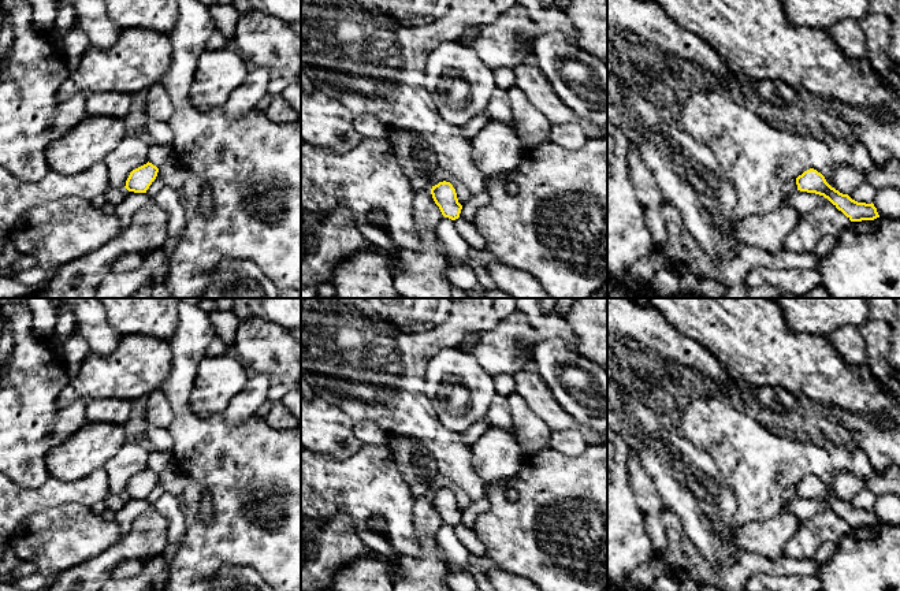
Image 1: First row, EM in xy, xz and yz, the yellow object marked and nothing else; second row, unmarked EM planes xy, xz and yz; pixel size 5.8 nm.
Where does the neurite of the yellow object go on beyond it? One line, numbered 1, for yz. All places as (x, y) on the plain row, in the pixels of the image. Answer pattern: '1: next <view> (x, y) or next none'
1: next none

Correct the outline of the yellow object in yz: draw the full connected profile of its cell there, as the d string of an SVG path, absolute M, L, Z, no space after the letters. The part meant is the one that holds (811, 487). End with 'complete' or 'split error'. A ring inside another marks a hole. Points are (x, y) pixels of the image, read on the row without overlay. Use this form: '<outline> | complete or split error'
M814 475L804 477L796 484L797 497L815 499L828 505L851 528L874 527L879 524L874 510L858 509L848 501L832 494L825 483Z | complete

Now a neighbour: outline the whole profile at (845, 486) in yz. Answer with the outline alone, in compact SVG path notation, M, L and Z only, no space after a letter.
M840 471L833 477L832 488L836 497L843 501L849 501L856 494L866 490L866 486L851 472Z

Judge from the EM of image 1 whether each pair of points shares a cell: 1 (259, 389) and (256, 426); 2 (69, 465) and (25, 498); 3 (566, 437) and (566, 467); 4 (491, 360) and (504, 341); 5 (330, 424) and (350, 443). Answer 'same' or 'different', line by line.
1: different
2: different
3: different
4: same
5: same

